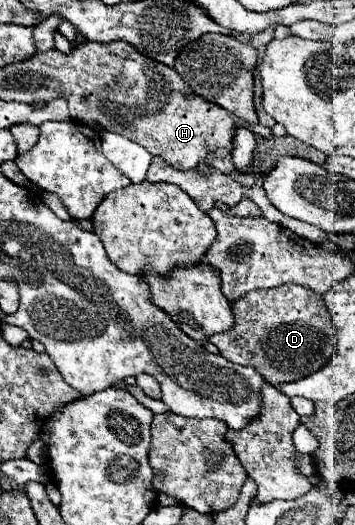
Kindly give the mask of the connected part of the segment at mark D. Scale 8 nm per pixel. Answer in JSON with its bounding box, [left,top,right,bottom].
[210,285,336,385]

